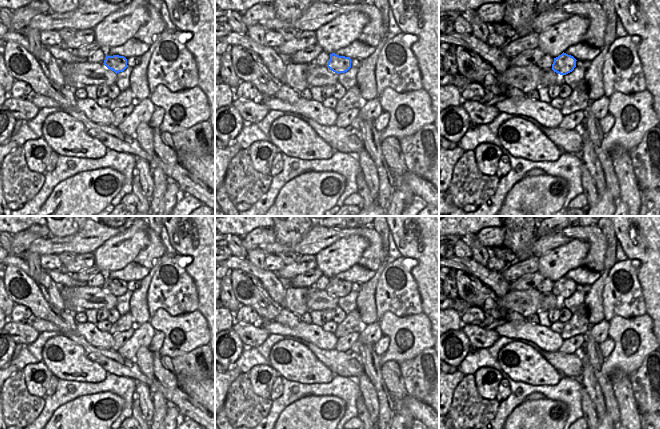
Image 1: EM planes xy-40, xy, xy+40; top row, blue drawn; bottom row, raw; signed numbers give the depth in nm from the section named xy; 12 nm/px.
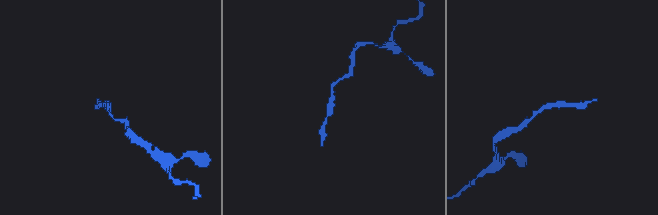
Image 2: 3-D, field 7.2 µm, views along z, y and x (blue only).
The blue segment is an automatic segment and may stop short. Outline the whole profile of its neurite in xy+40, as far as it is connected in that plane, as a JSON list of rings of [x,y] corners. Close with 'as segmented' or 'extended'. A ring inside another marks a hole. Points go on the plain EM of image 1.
[[[562,277],[554,282],[552,294],[560,299],[566,299],[574,294],[576,291],[576,283],[566,277]]] | as segmented

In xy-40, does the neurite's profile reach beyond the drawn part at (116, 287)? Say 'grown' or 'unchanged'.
unchanged

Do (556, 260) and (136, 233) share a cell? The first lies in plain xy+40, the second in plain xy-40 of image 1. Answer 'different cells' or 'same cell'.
same cell

